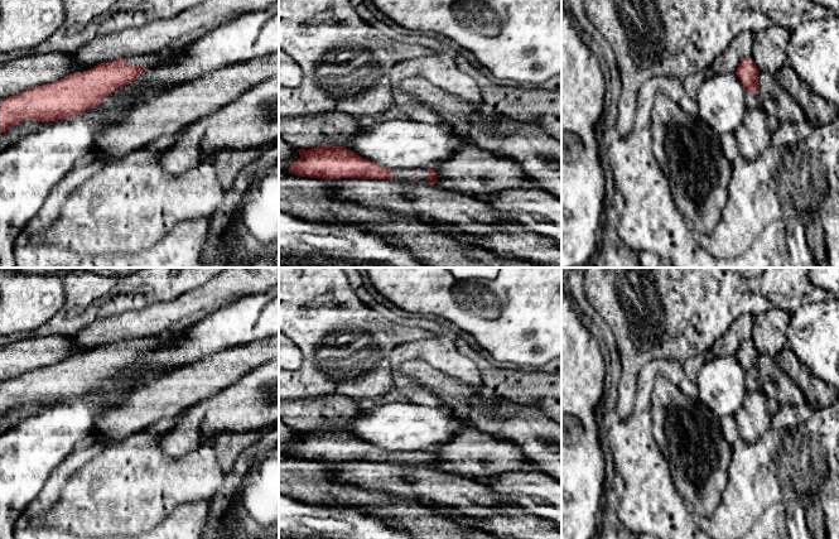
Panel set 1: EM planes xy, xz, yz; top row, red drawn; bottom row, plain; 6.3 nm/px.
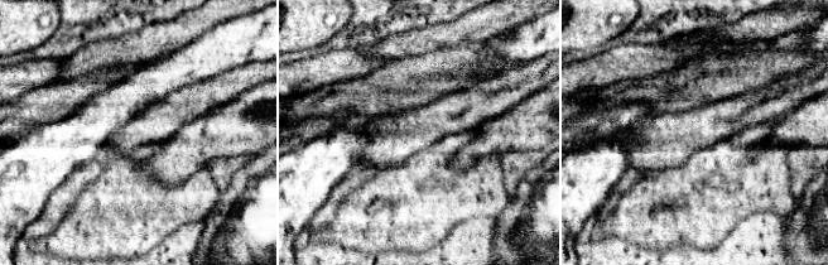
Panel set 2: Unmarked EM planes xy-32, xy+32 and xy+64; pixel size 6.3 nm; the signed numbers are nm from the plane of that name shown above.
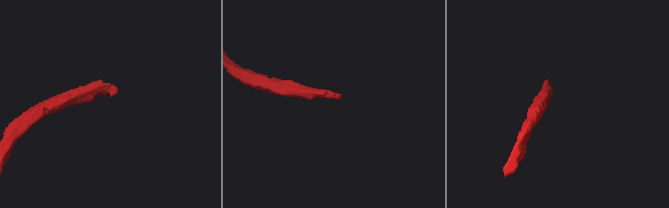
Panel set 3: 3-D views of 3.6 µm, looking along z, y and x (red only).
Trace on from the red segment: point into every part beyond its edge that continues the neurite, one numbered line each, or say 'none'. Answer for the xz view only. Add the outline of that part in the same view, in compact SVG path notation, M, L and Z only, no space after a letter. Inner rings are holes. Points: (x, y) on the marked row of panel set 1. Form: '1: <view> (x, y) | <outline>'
1: xz (420, 173) | M428 168L418 169L391 169L392 181L411 182L415 178L418 182L428 182Z

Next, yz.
1: yz (752, 101) | M746 91L746 106L747 109L754 109L760 106L758 96L752 91Z

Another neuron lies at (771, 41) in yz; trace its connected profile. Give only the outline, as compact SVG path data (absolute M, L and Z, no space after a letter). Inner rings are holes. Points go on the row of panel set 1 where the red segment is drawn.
M770 25L753 35L753 50L751 58L760 72L778 72L785 63L786 47L790 32L780 25Z

